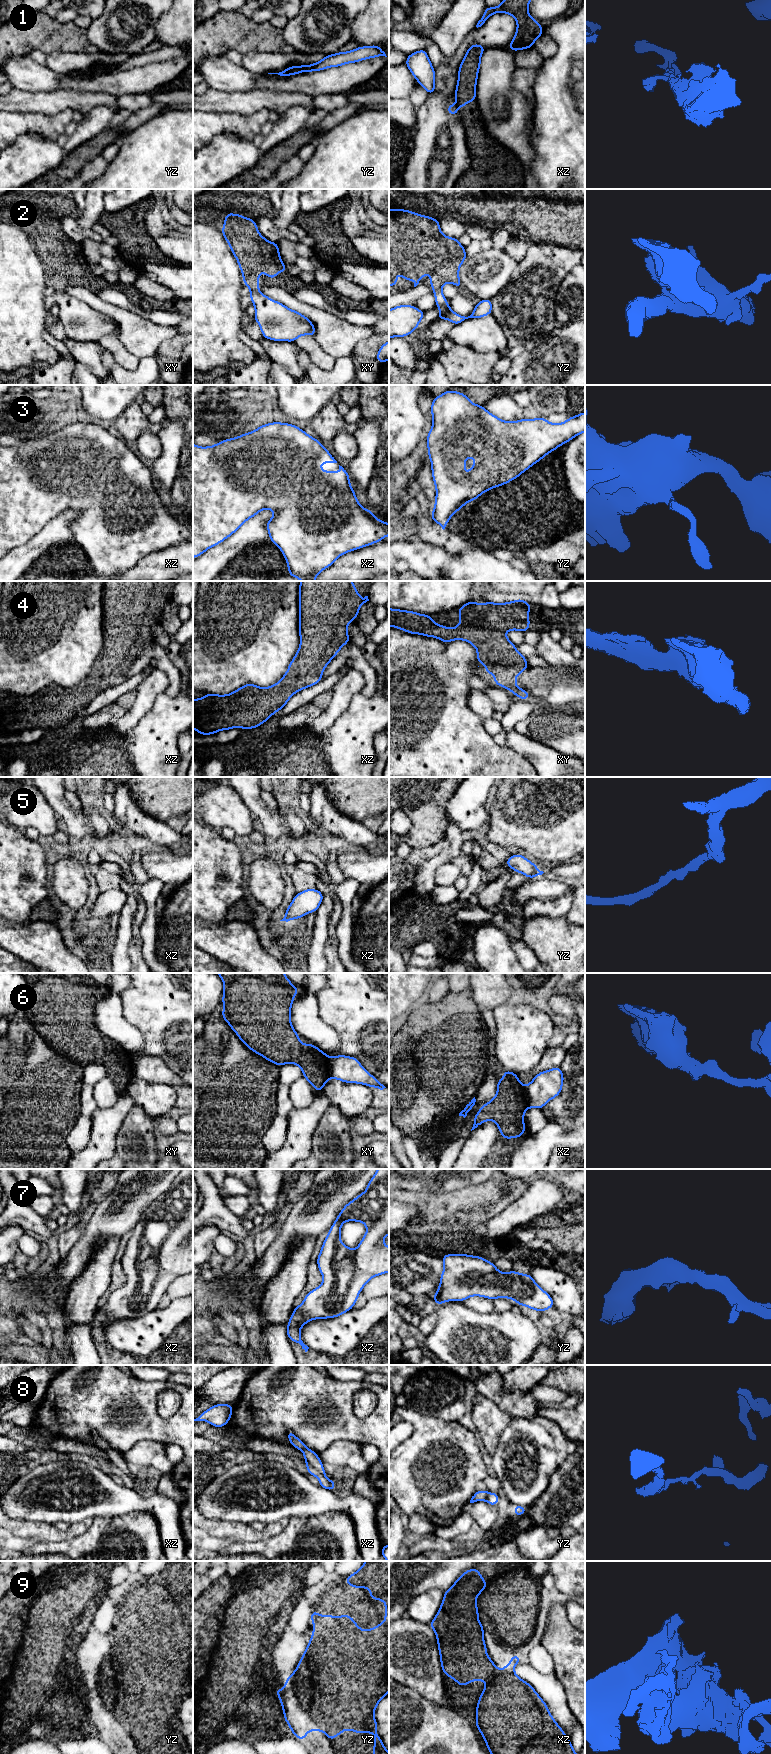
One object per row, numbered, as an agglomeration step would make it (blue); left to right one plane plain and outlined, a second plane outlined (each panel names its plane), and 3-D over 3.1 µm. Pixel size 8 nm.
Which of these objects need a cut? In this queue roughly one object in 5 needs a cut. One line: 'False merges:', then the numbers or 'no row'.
False merges: 1, 2, 6, 8, 9

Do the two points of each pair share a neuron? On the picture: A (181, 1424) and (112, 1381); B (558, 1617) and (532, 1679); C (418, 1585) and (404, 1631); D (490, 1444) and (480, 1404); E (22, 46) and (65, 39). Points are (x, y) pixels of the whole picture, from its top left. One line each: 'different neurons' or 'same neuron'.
A: same neuron
B: different neurons
C: different neurons
D: same neuron
E: same neuron

